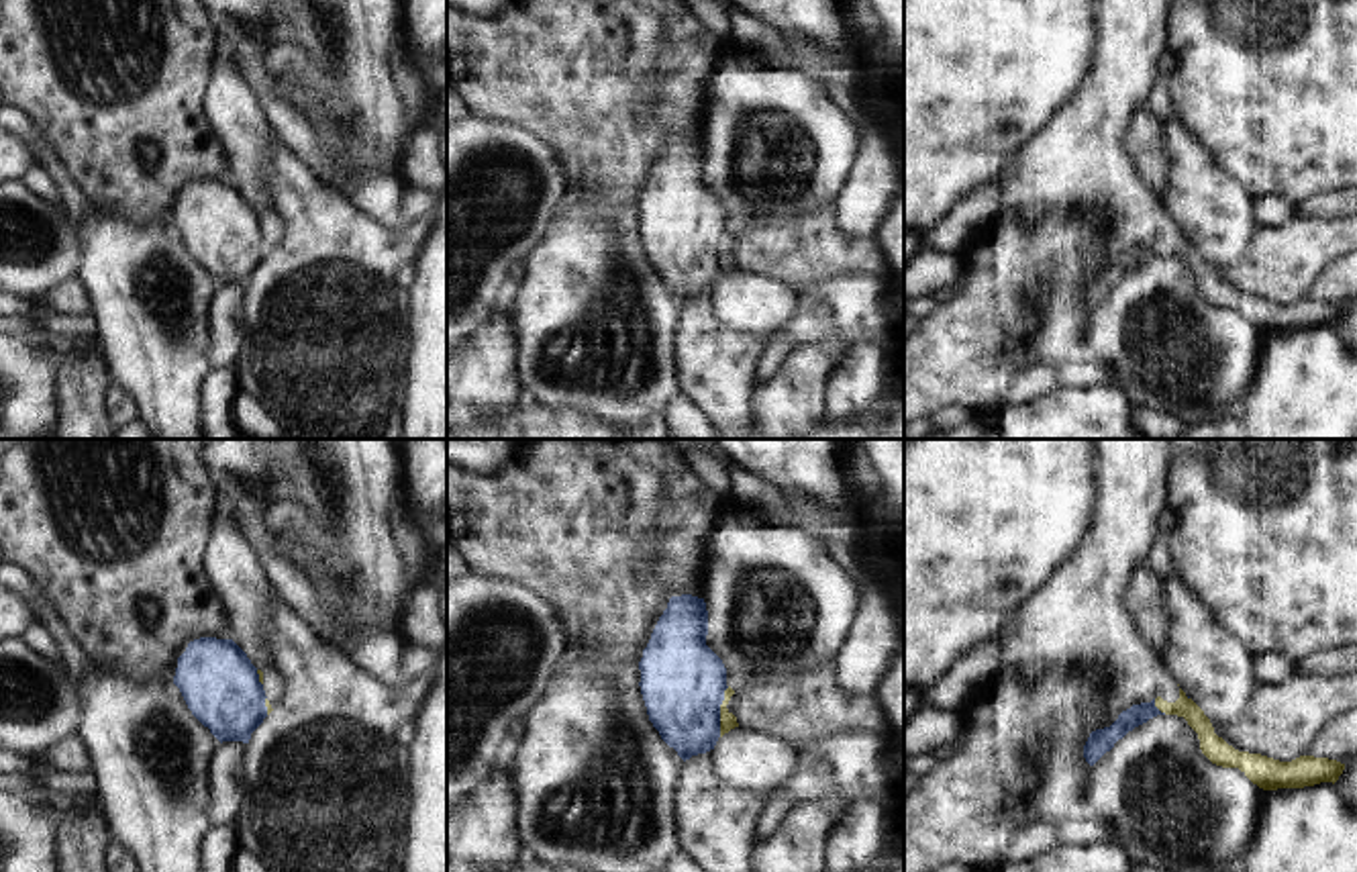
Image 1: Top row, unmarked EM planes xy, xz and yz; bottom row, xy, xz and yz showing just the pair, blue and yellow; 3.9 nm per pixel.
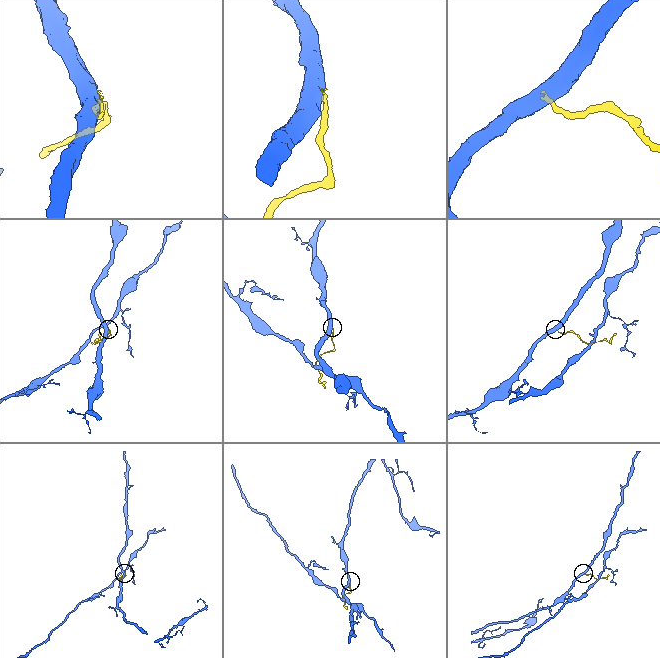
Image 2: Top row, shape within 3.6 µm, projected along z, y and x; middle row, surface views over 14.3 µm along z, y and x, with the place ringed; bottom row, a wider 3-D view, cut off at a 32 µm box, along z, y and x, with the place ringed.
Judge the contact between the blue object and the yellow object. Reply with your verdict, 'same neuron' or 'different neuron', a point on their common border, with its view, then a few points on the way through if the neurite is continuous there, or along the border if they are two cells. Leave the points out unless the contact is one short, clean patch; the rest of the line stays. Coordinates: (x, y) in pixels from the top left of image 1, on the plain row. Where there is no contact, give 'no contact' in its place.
different neuron; contact xz (719, 254); border xz (729, 229), (721, 248), (719, 278)

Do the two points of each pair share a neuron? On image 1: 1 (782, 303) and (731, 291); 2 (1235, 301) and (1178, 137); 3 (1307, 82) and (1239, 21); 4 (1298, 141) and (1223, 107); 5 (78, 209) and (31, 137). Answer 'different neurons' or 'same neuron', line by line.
1: same neuron
2: different neurons
3: same neuron
4: same neuron
5: same neuron

